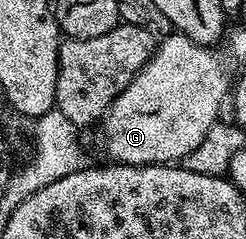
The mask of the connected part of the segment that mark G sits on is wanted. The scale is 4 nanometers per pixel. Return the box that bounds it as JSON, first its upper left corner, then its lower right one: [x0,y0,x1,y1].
[104,34,230,164]

